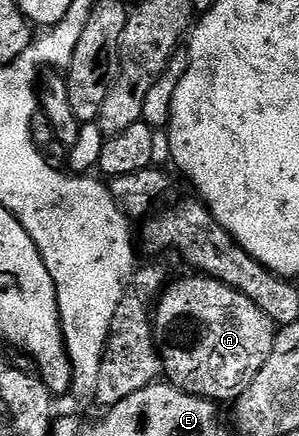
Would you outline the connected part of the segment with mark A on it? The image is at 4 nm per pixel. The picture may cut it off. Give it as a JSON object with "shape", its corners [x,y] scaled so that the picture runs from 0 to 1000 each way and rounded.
{"shape":[[[639,628],[615,642],[575,640],[532,674],[512,706],[512,750],[545,826],[555,869],[585,890],[649,908],[679,908],[689,917],[722,922],[783,922],[823,890],[839,883],[843,867],[900,830],[900,812],[913,812],[926,748],[890,720],[819,674],[753,656],[736,642],[676,628]]]}

